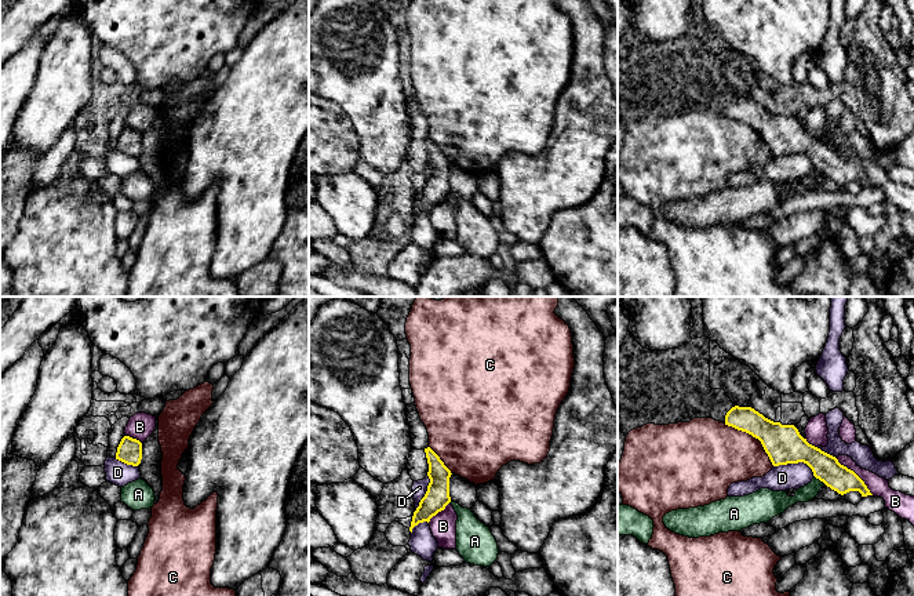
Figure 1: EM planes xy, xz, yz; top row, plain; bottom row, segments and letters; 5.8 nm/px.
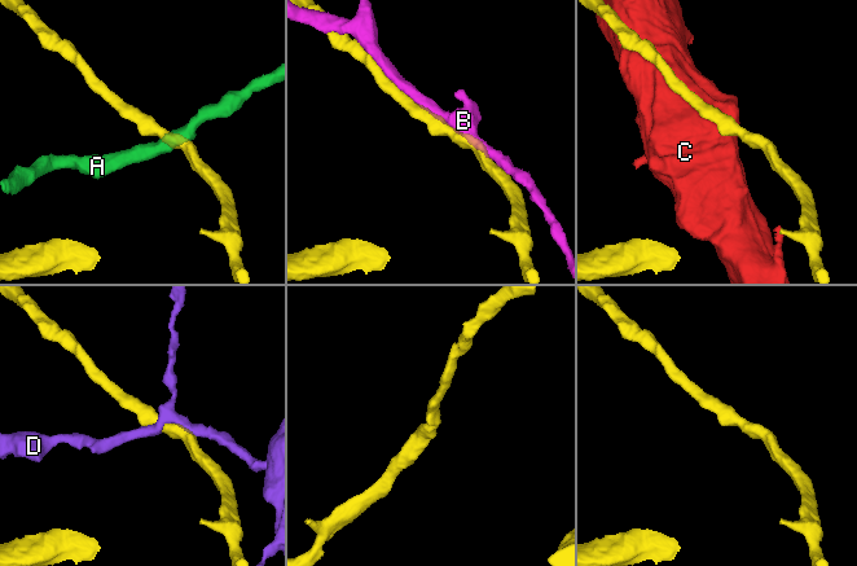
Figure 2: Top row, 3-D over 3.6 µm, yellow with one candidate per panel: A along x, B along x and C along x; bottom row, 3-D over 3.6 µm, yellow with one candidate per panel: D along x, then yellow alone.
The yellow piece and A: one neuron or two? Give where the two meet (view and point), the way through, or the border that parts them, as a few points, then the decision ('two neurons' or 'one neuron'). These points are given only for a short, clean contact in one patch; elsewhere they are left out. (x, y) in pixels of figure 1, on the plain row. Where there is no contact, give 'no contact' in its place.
contact yz (820, 171); border yz (815, 167), (826, 175); two neurons

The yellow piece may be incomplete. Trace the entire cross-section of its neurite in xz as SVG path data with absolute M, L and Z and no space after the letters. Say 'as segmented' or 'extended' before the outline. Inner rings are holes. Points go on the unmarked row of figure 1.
as segmented; M425 139L429 163L427 167L430 174L425 188L420 190L419 197L414 203L409 222L423 212L430 212L433 207L444 201L451 193L449 188L449 168L451 161L444 156L440 148L430 139Z

